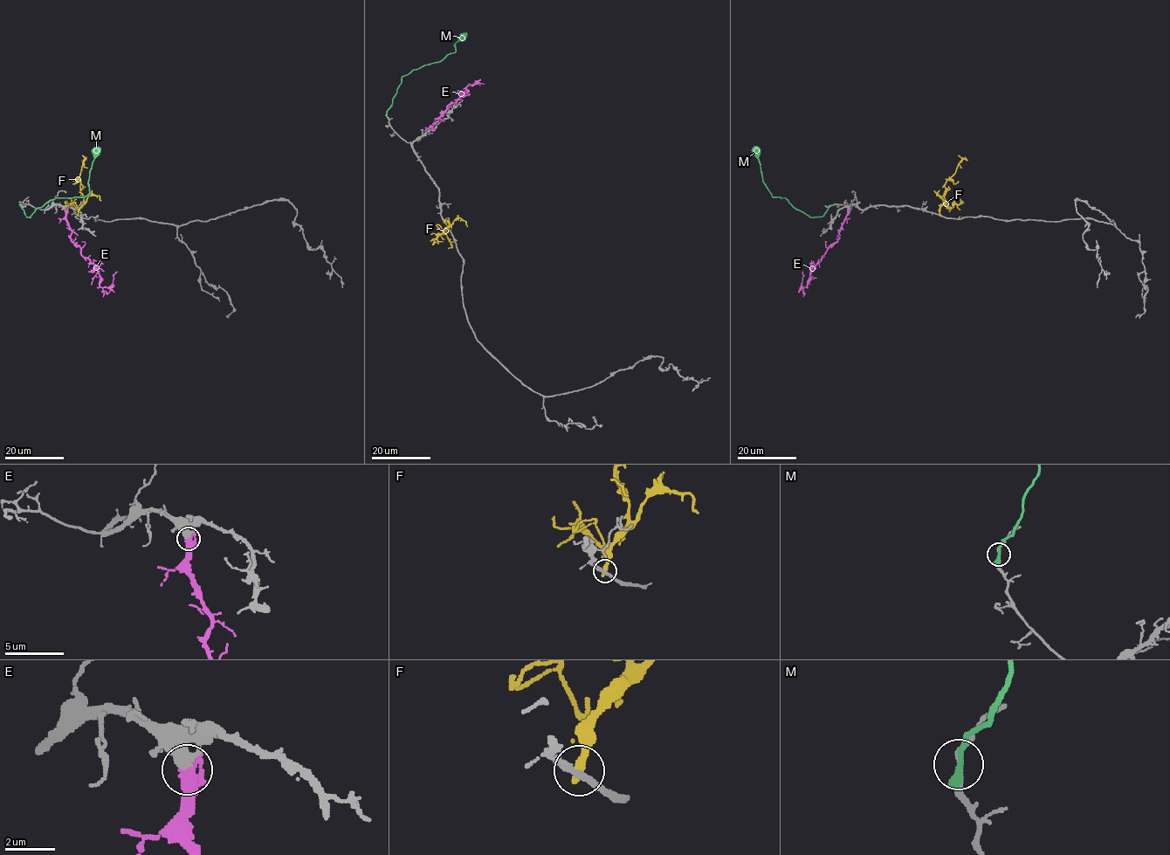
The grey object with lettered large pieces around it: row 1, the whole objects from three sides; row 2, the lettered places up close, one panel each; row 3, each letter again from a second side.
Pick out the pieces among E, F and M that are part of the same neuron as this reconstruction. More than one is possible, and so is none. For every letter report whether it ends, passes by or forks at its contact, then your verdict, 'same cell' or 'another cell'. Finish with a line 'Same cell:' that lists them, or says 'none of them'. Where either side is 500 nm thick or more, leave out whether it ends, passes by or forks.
E: same cell
F: it ends | another cell
M: it ends | another cell
Same cell: E

